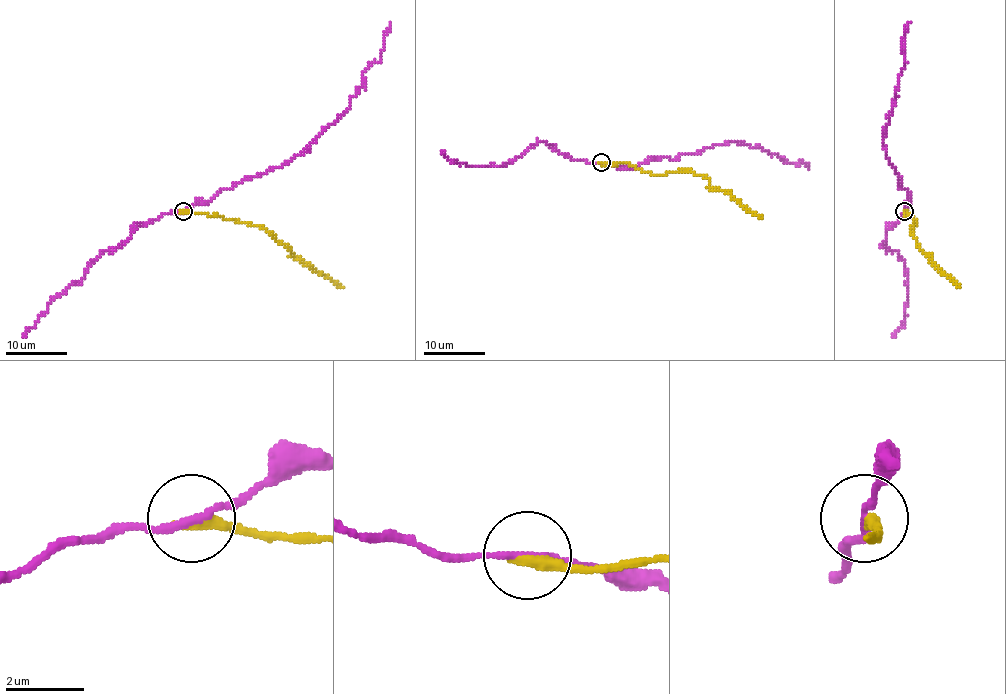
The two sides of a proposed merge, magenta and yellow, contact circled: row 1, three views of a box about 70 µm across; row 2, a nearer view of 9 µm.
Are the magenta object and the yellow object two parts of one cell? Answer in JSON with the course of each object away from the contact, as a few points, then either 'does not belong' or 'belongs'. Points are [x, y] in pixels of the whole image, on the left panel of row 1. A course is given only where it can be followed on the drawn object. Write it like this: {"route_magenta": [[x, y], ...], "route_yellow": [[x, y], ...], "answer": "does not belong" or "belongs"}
{"route_magenta": [[182, 211], [210, 202], [236, 182], [282, 166], [309, 146], [349, 108], [363, 72], [381, 58], [389, 21]], "route_yellow": [[184, 211], [258, 225], [295, 257], [344, 288]], "answer": "does not belong"}

